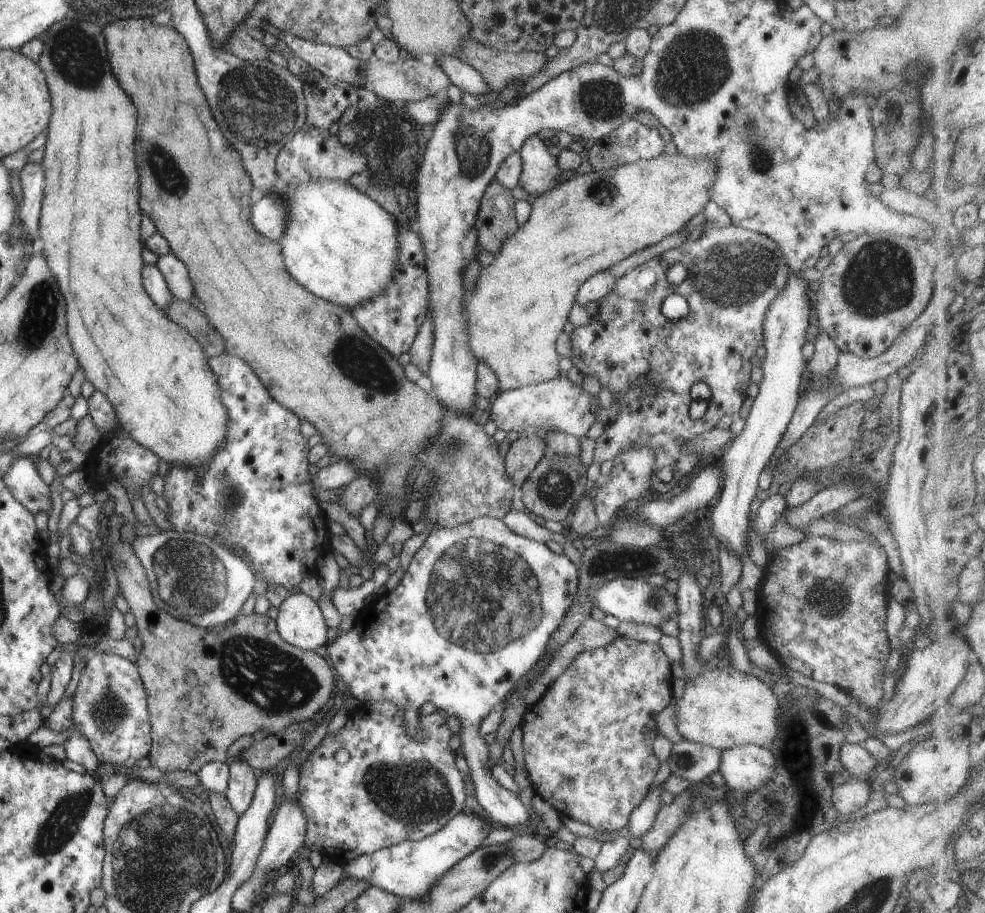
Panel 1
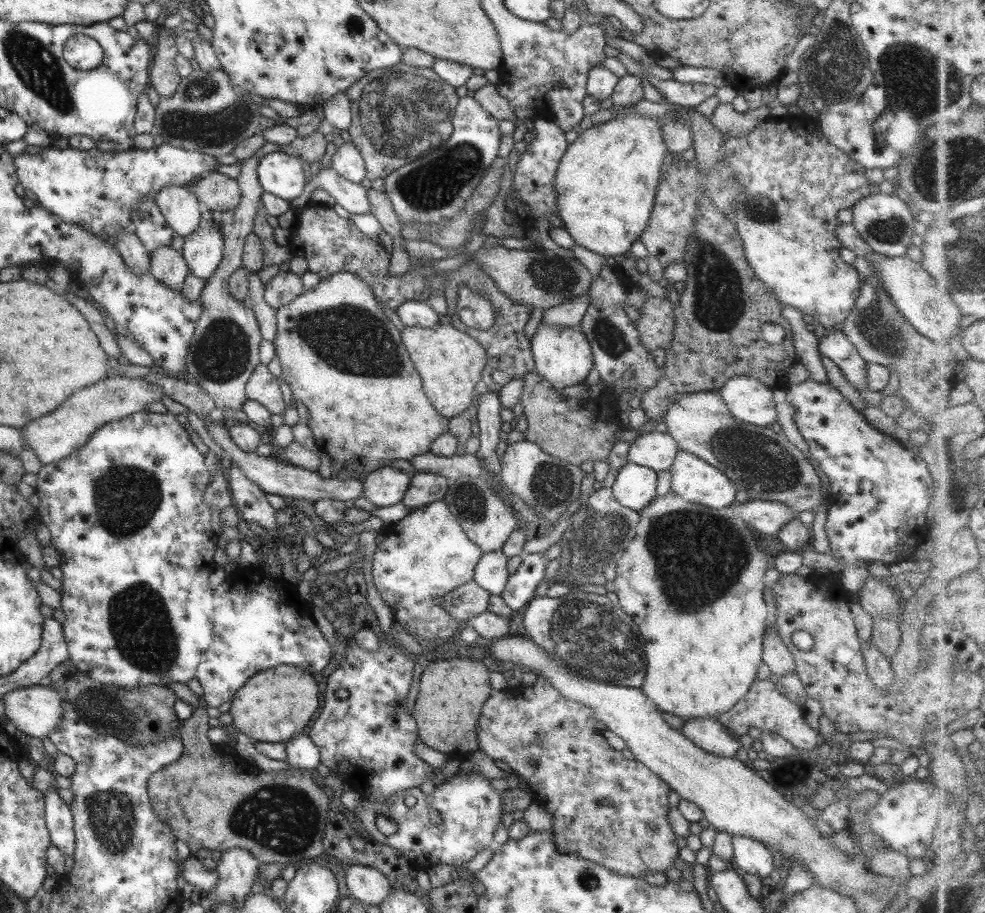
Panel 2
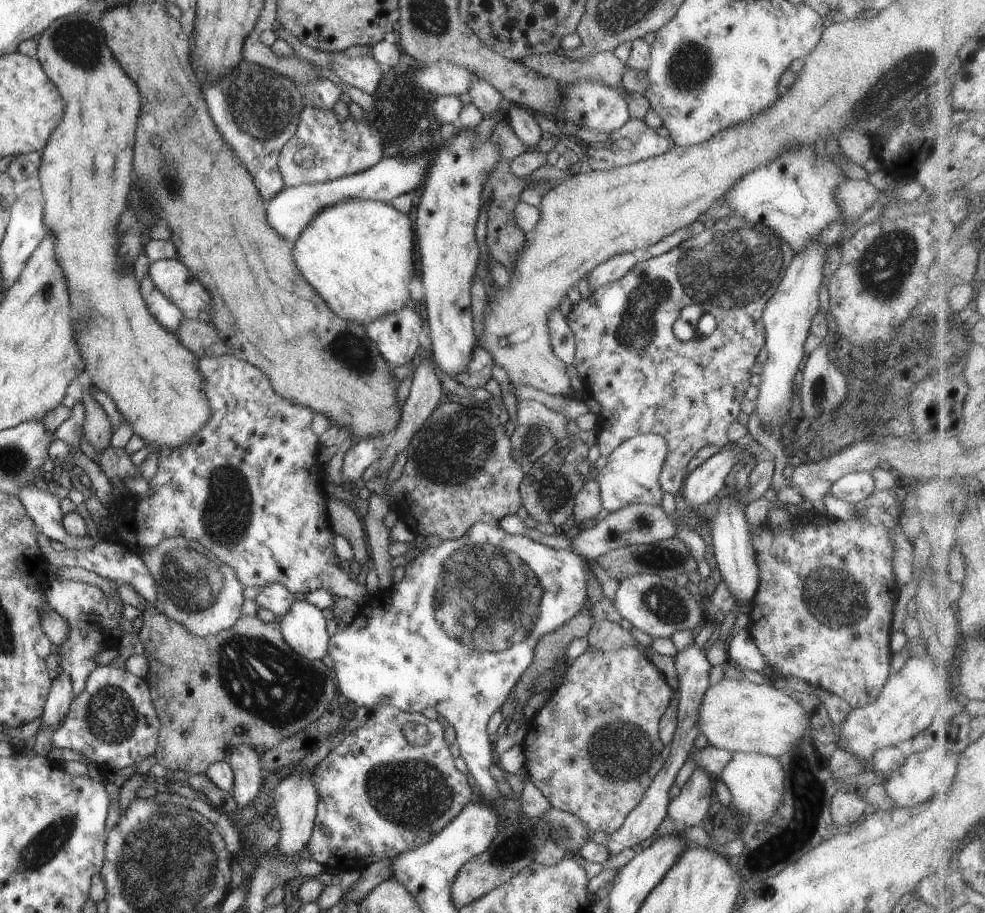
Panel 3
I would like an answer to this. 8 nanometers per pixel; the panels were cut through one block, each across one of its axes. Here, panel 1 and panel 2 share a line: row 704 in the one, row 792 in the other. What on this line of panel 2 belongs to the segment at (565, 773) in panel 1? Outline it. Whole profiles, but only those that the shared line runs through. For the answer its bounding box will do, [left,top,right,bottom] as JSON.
[477,676,679,877]

